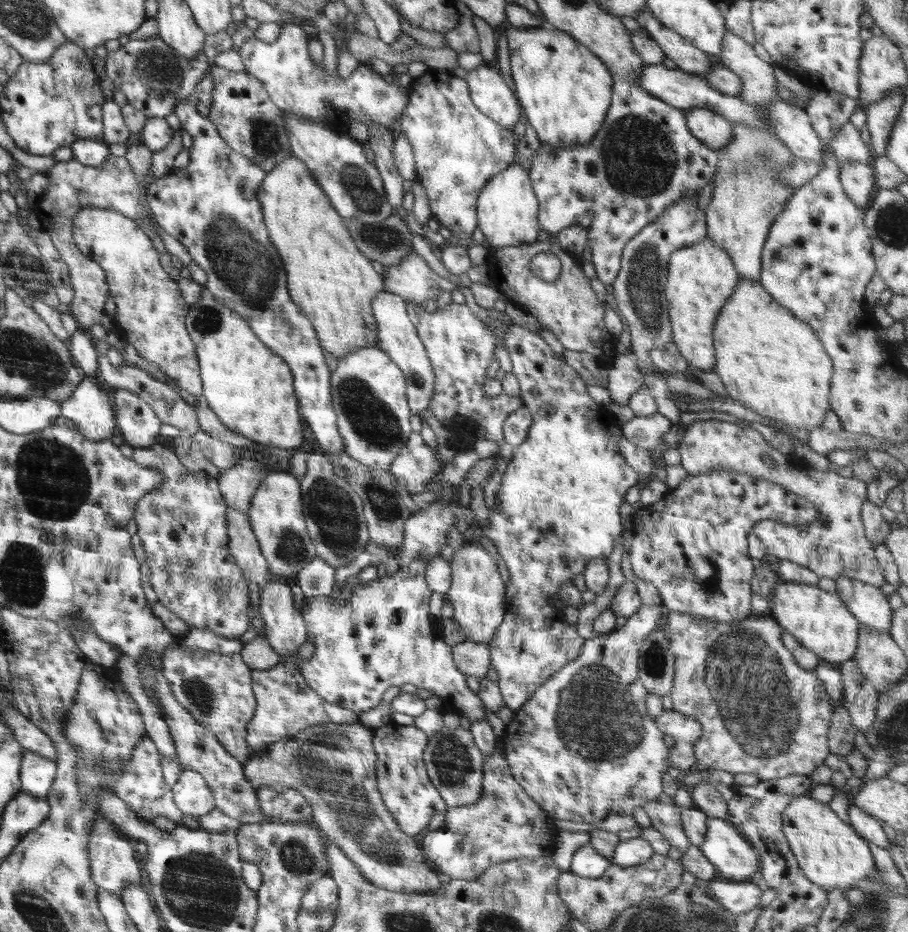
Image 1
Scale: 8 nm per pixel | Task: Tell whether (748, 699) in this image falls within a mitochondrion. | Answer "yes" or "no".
yes

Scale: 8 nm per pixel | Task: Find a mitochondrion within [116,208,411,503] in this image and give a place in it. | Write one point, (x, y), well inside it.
(240, 262)

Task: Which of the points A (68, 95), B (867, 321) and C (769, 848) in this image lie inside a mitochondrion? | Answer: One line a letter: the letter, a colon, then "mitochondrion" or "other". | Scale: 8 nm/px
A: other
B: other
C: other

